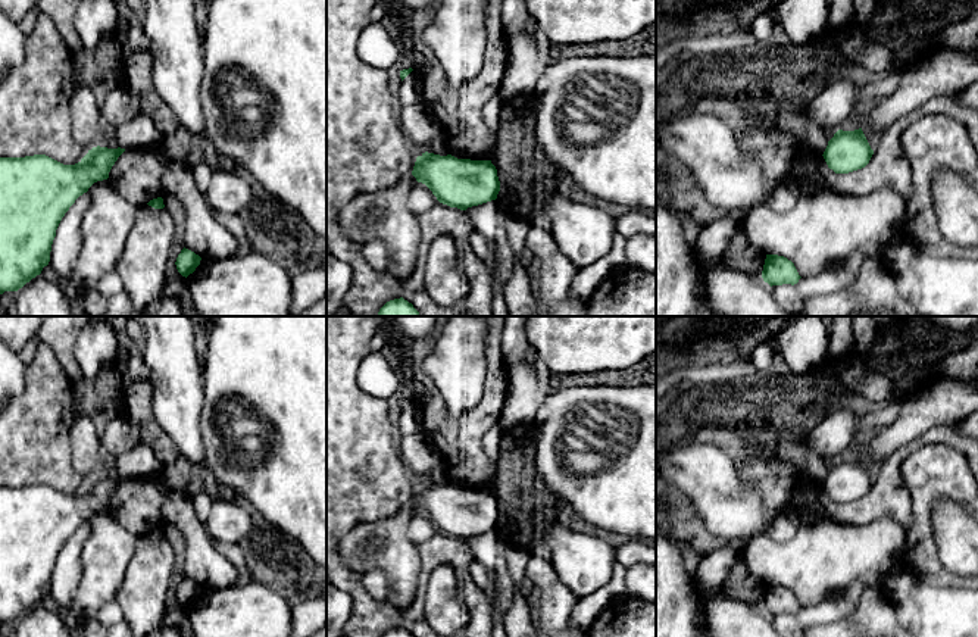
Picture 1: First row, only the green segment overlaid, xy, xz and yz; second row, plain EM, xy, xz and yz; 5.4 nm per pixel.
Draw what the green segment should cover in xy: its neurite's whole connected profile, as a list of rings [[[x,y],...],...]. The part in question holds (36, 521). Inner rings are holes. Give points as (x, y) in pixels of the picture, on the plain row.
[[[93,477],[75,494],[63,494],[46,484],[0,487],[0,624],[18,621],[41,603],[50,591],[56,559],[75,533],[109,502],[125,478]]]

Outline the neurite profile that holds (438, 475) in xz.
[[[447,456],[444,458],[444,460],[441,463],[438,463],[429,478],[426,480],[428,483],[434,483],[434,484],[440,484],[440,485],[447,485],[450,484],[449,481],[449,472],[447,472]]]

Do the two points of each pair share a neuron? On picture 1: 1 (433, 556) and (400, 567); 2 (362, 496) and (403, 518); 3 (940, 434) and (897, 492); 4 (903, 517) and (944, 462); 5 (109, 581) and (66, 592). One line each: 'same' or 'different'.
1: different
2: different
3: same
4: different
5: different

